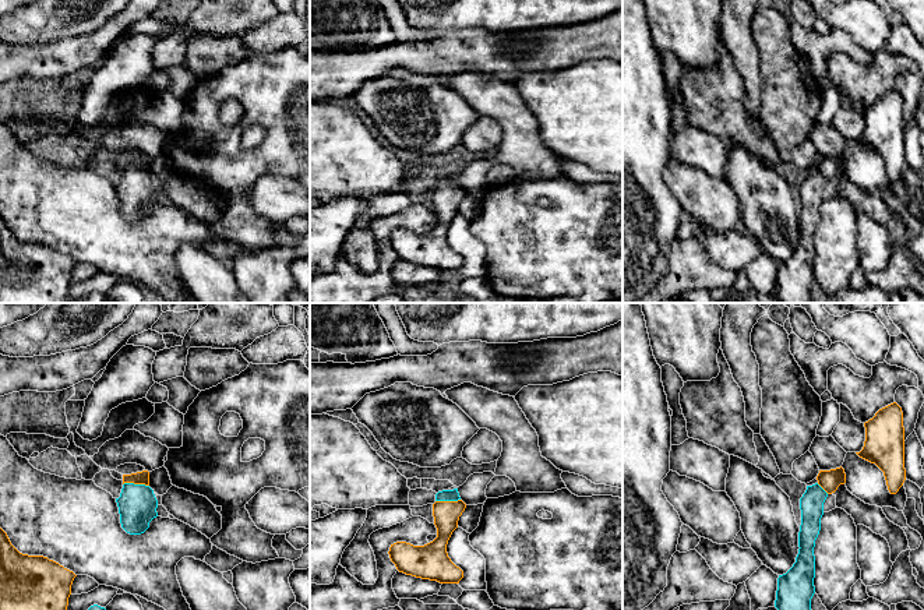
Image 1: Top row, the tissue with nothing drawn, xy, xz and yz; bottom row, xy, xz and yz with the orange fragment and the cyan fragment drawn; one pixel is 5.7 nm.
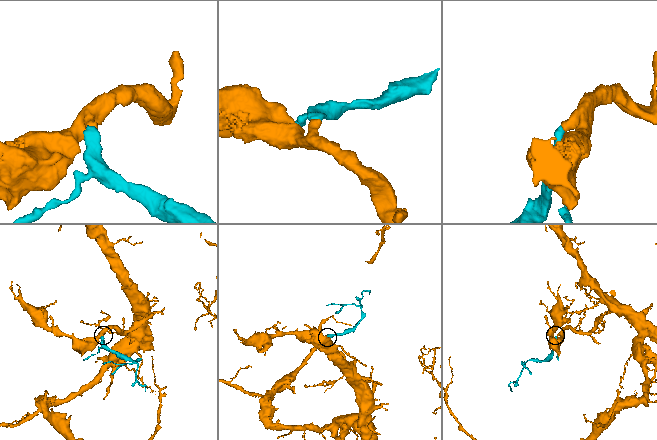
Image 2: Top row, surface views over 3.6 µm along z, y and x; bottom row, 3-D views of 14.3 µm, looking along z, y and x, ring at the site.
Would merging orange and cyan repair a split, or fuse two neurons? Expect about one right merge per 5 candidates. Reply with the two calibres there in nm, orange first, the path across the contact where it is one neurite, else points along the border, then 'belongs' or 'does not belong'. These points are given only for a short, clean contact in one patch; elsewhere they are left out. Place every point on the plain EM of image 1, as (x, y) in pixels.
calibres 80 and 220 nm; way xy (140, 165), (136, 170), (137, 191); belongs

